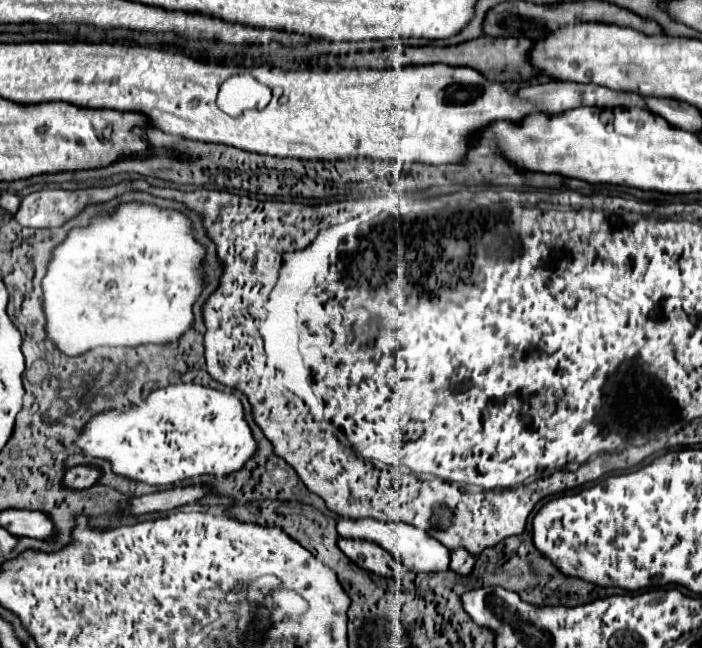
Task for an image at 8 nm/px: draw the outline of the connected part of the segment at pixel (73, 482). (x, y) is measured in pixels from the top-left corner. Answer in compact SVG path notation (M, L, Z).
M77 465L77 467L69 467L65 471L63 483L71 489L89 489L91 485L95 485L101 479L101 469L93 467L93 465Z

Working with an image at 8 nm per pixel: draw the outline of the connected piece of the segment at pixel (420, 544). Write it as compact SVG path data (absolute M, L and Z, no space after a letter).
M339 519L337 531L341 537L349 539L367 539L377 543L379 547L387 549L395 559L403 563L405 569L415 573L433 573L433 571L447 571L449 569L449 549L441 545L437 539L429 537L423 529L417 529L409 523L383 523L377 519Z

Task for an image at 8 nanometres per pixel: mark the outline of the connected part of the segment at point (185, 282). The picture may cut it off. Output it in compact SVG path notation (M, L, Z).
M131 201L131 203L121 203L117 205L109 215L95 215L93 223L85 229L73 229L67 233L67 239L53 249L47 275L43 279L43 313L45 313L45 339L55 345L57 351L63 355L77 357L81 353L87 353L89 349L95 347L137 347L137 345L163 345L169 341L177 341L187 329L193 327L193 305L197 303L201 291L207 287L207 281L203 279L203 263L205 263L205 245L201 245L193 237L193 221L189 215L183 215L177 209L159 209L157 205L151 203L141 203L141 201Z

